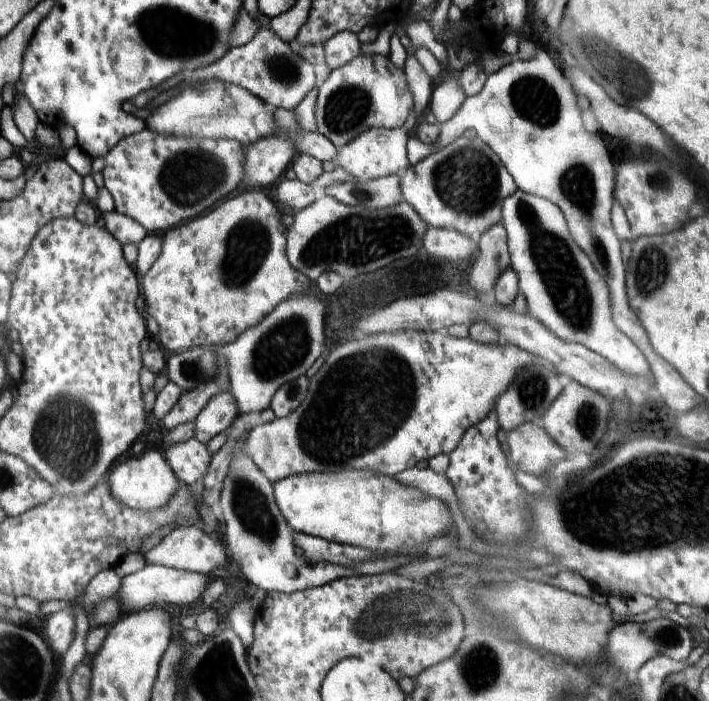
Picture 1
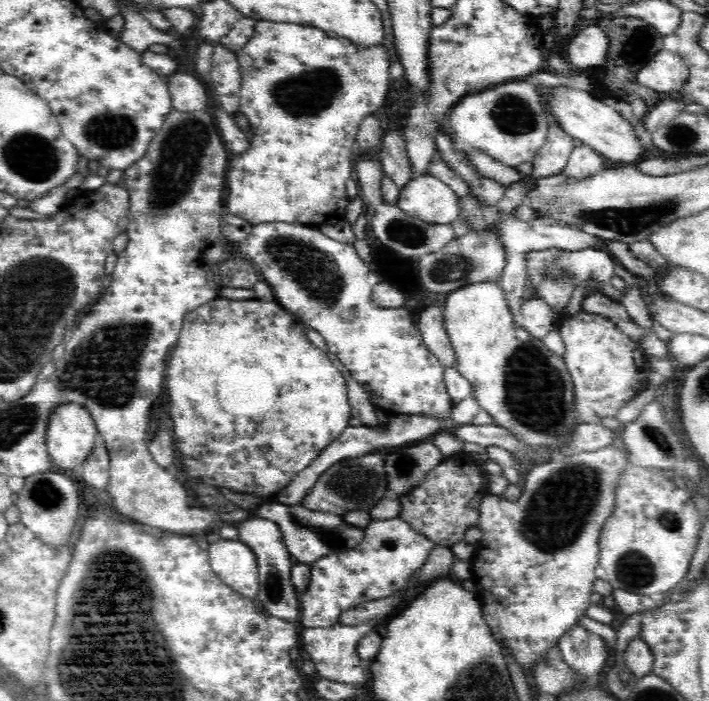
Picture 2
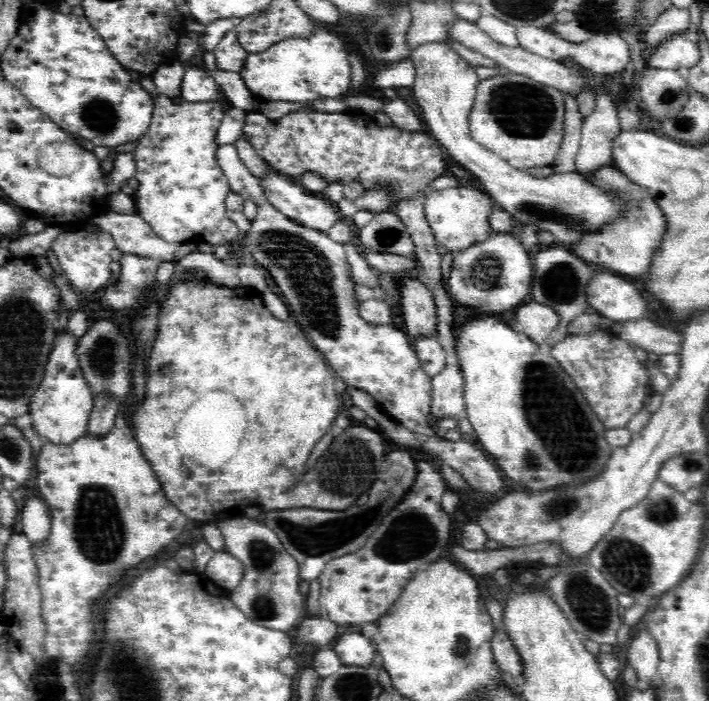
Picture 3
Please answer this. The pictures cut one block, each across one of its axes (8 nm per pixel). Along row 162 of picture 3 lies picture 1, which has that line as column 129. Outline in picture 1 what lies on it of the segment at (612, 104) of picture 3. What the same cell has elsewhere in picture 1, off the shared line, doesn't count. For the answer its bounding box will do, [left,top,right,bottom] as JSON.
[120,564,208,612]

